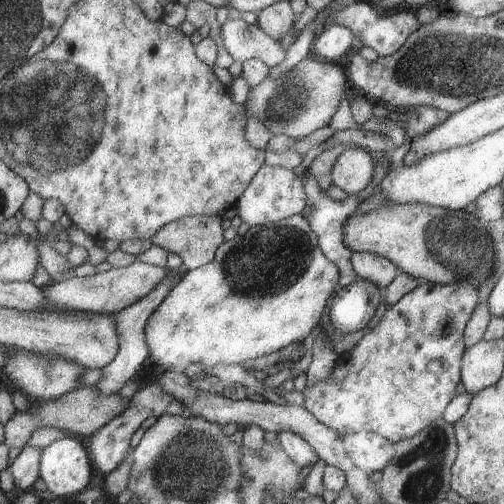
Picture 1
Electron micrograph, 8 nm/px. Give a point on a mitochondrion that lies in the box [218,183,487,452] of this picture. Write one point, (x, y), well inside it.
(425, 328)

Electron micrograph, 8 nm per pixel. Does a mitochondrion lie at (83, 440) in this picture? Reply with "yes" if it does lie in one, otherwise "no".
no

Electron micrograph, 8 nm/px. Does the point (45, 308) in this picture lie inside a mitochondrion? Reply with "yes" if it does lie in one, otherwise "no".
no

